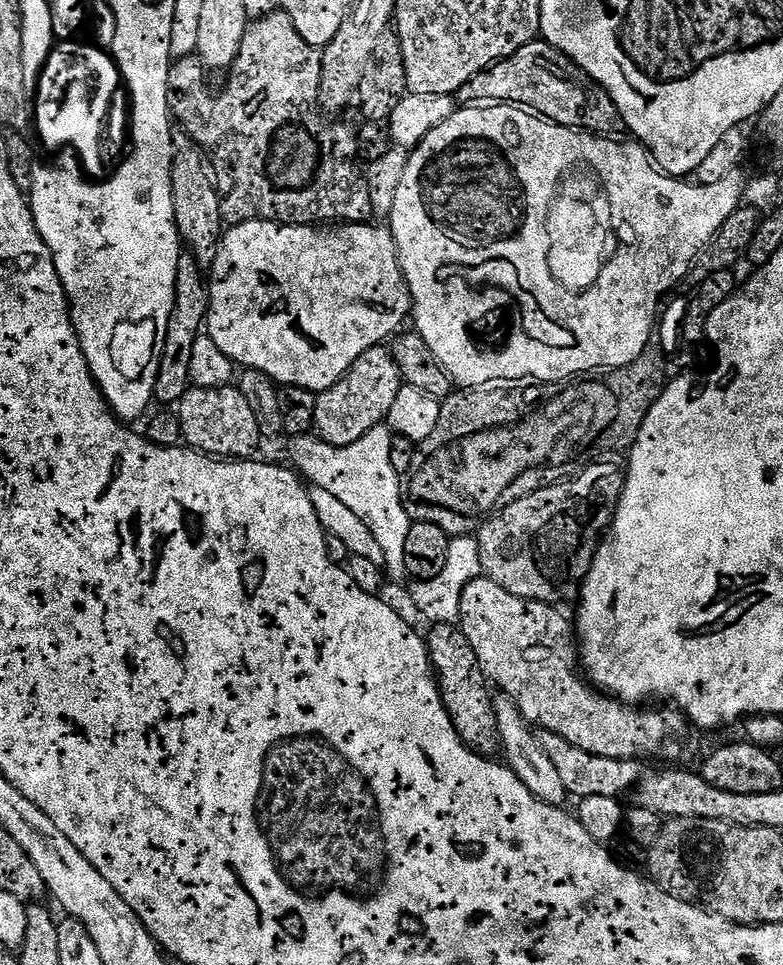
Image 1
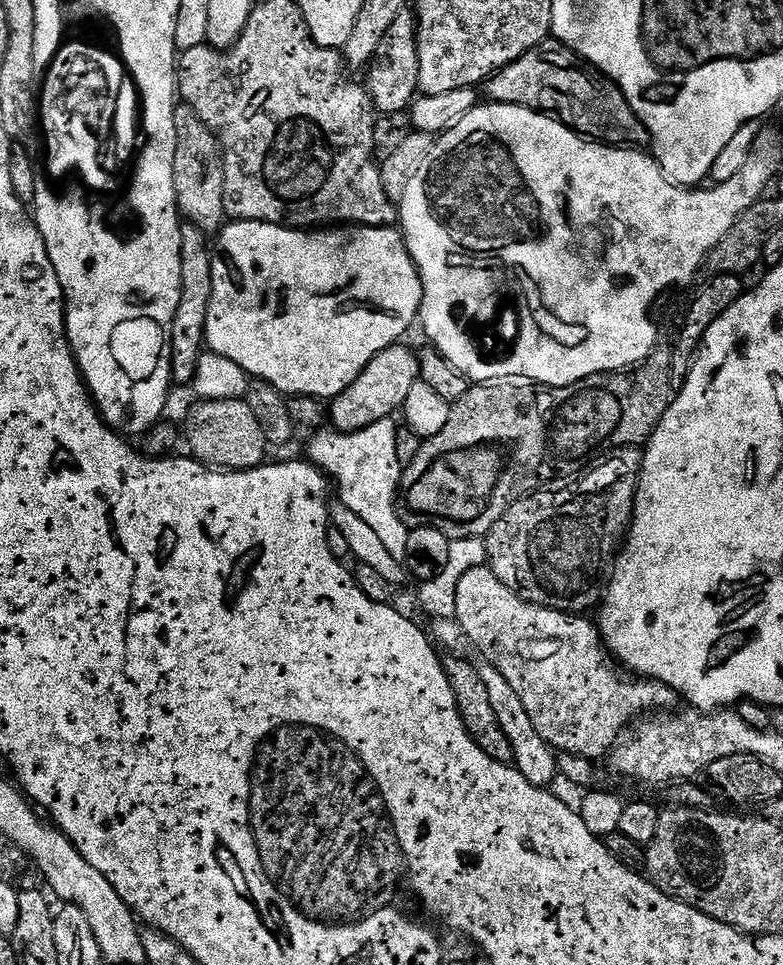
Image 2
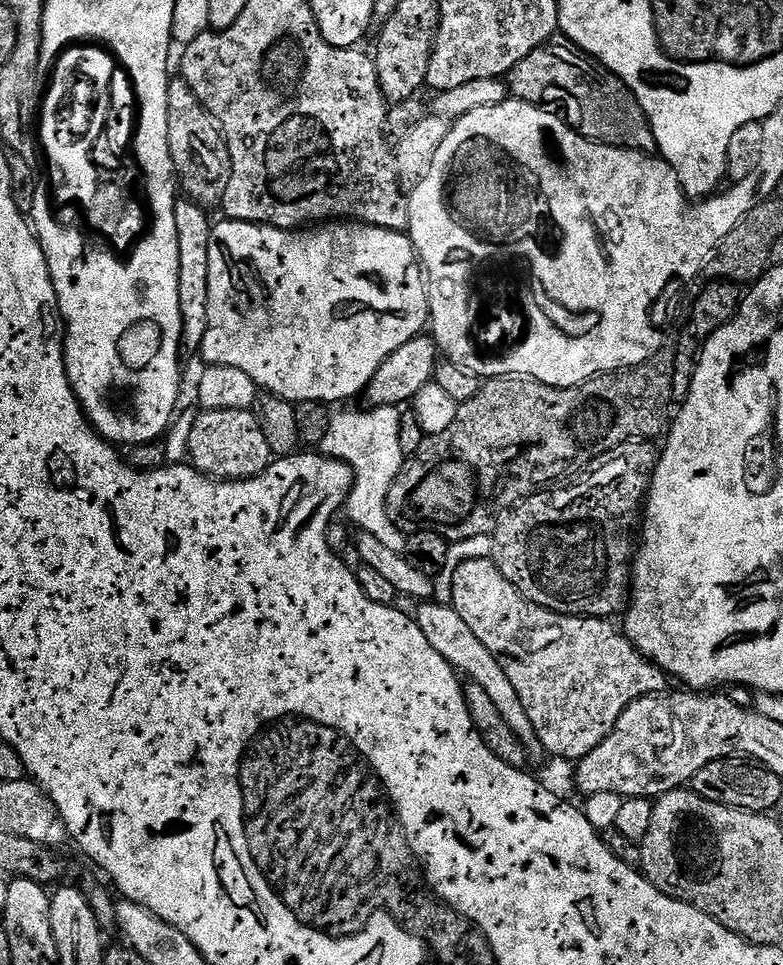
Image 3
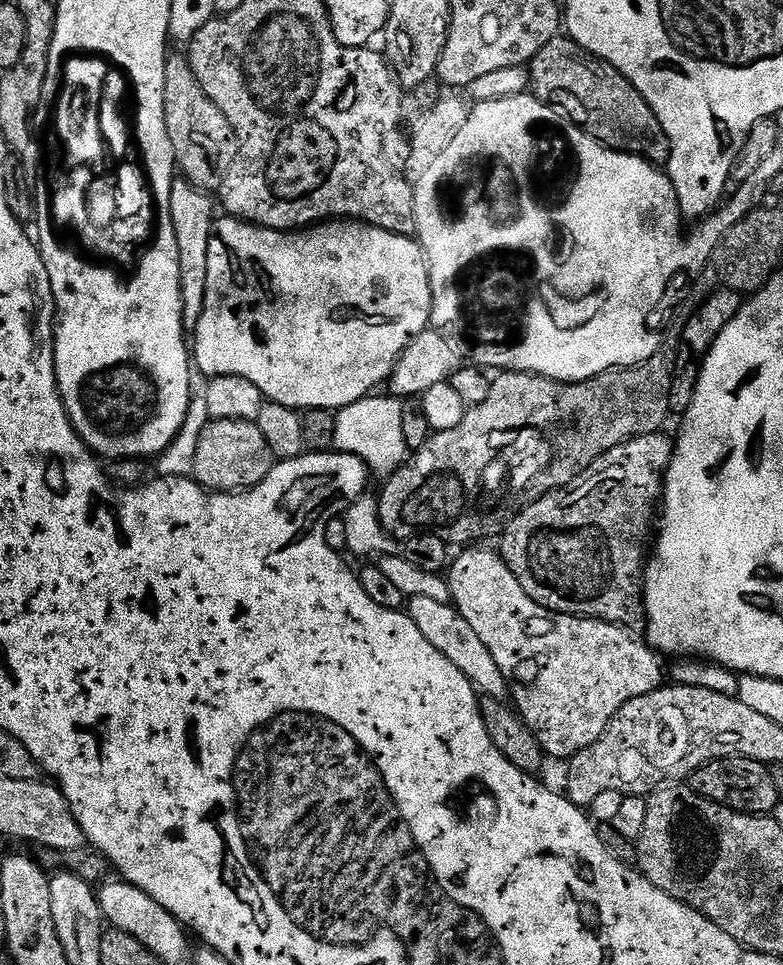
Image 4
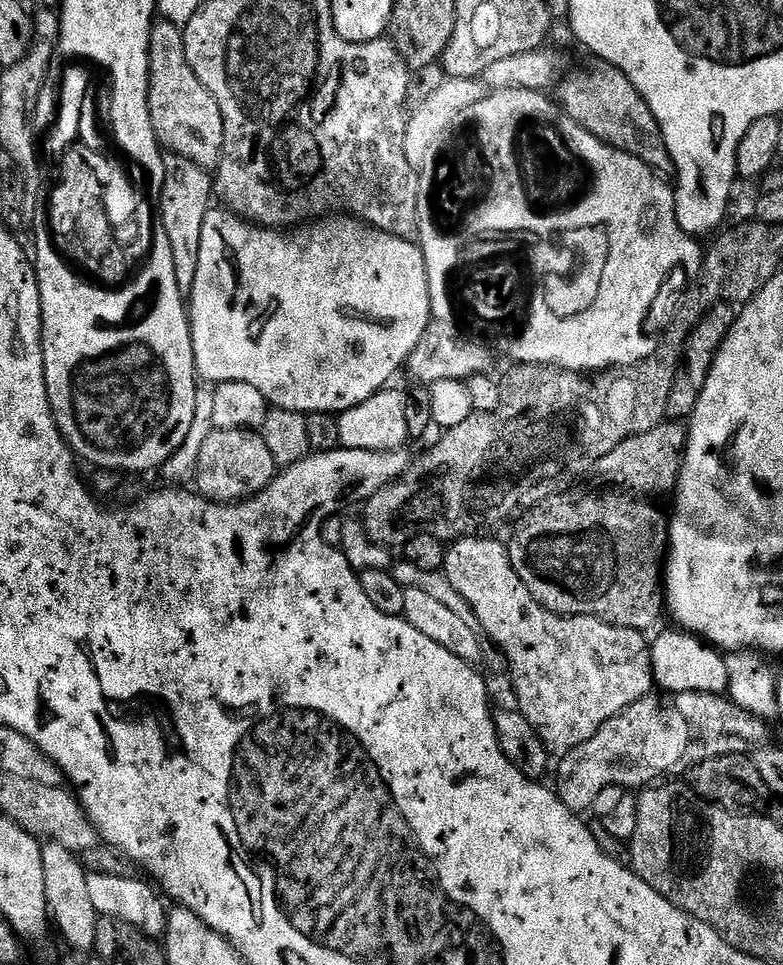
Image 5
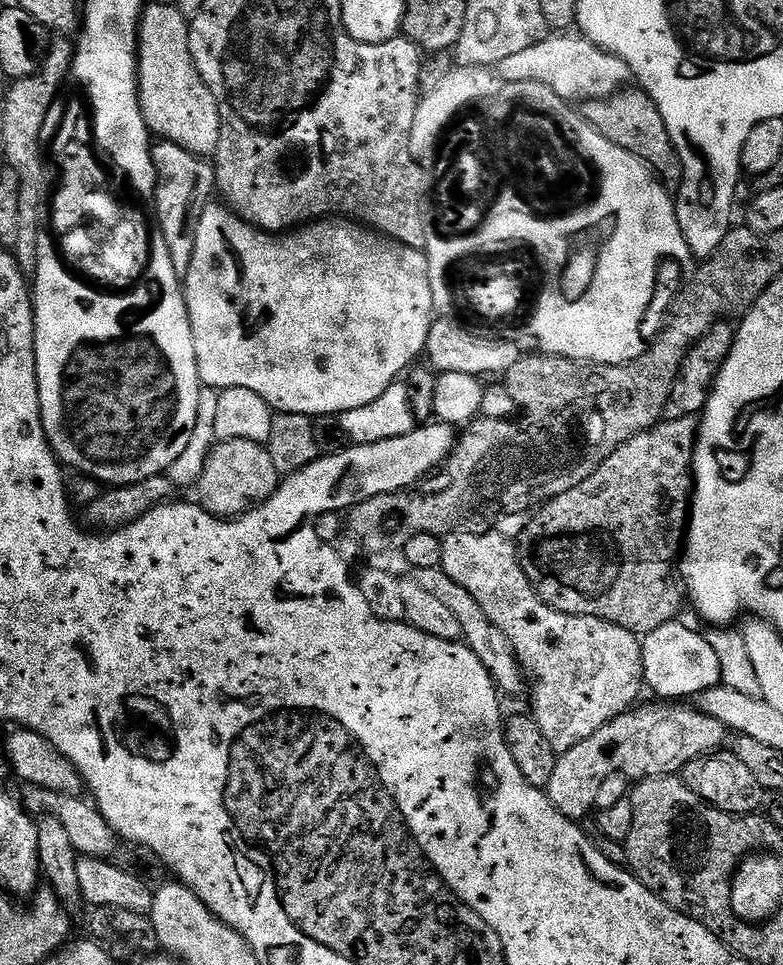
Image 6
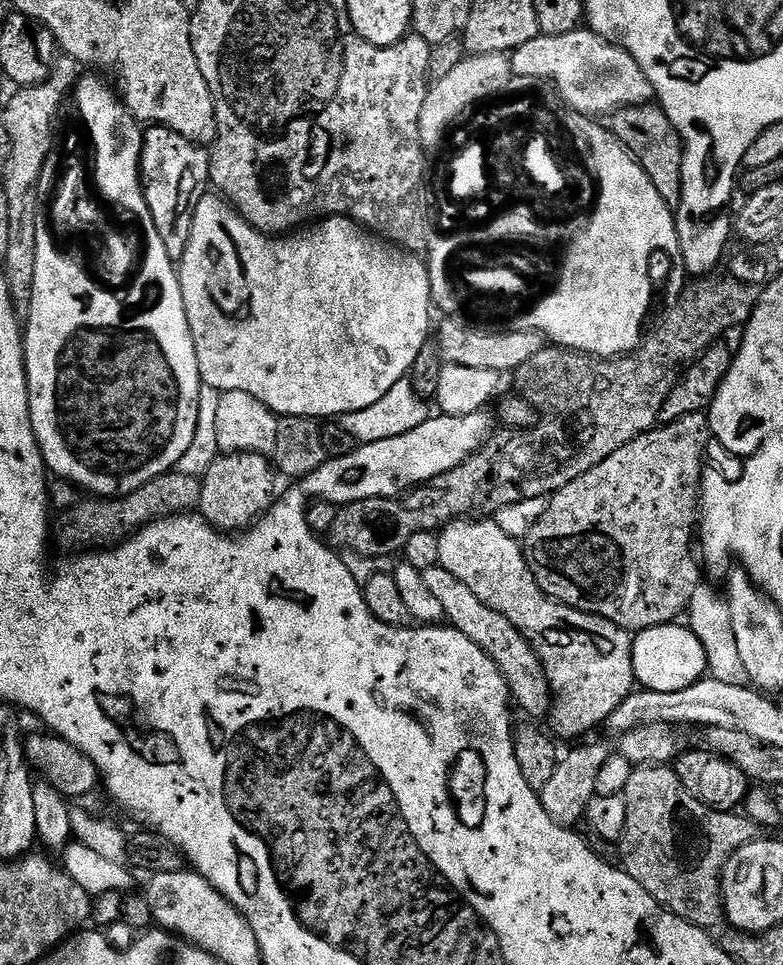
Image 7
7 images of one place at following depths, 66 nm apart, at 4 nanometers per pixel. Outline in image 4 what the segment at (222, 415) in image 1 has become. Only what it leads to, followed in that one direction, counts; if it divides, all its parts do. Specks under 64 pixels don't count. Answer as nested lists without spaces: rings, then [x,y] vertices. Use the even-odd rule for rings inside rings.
[[[213,420],[198,438],[198,454],[194,454],[191,479],[214,492],[242,492],[262,482],[270,474],[274,457],[262,430],[251,420]]]

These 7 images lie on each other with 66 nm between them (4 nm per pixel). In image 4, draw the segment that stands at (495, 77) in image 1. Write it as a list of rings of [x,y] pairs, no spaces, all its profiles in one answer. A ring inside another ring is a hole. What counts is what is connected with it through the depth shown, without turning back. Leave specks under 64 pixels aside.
[[[557,38],[542,46],[542,50],[538,50],[536,57],[527,65],[526,71],[531,95],[543,104],[550,104],[559,110],[599,144],[605,144],[615,152],[629,152],[631,156],[643,156],[657,166],[667,165],[670,146],[655,114],[642,98],[642,94],[638,94],[634,85],[614,66],[610,66],[605,60],[599,60],[571,38]]]

